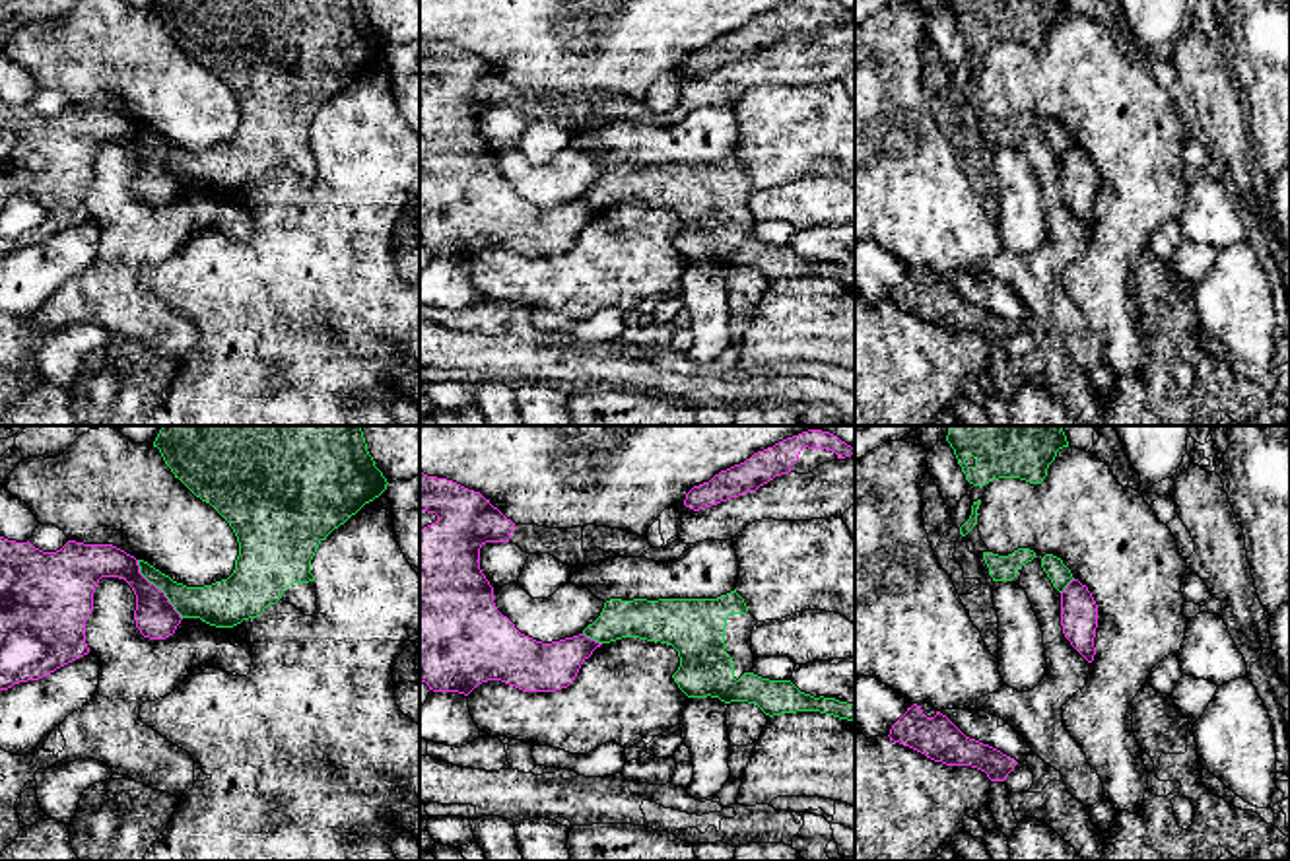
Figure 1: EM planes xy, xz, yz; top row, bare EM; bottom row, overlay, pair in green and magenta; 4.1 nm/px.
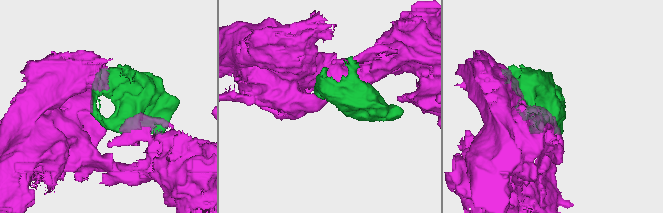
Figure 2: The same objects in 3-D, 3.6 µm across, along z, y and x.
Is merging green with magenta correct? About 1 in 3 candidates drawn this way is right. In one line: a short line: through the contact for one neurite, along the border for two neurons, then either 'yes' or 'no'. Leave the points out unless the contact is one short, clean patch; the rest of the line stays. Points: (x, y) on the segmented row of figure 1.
line xy (136, 560), (138, 570), (164, 593), (181, 619); no

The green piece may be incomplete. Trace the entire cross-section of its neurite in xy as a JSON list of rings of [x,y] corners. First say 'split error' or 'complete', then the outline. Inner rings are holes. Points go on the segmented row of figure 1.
split error | [[[161,426],[153,447],[196,498],[210,503],[239,542],[235,569],[204,587],[173,581],[144,560],[140,573],[165,593],[181,618],[233,628],[278,601],[305,616],[317,610],[311,560],[319,544],[387,490],[361,426]]]

